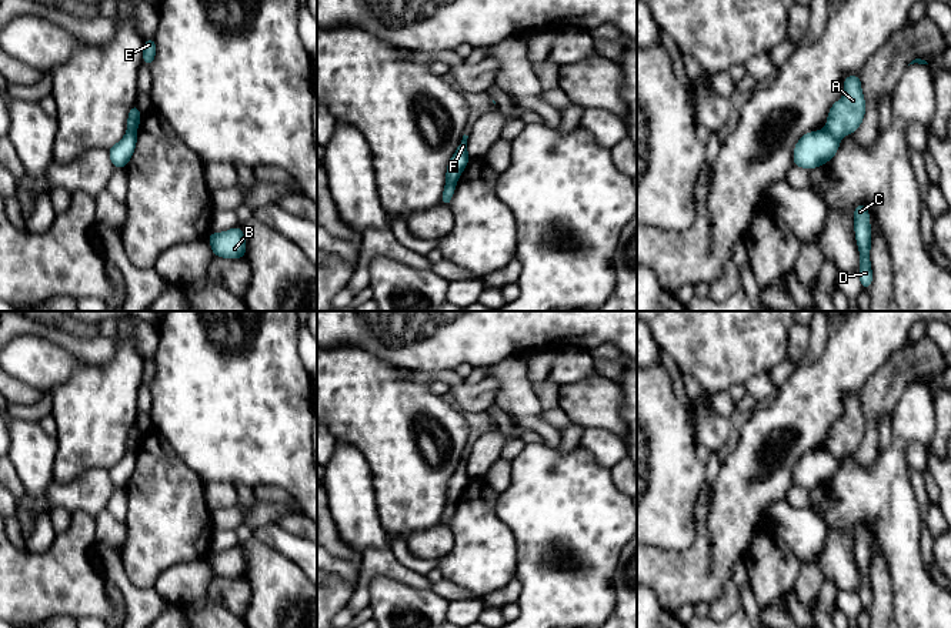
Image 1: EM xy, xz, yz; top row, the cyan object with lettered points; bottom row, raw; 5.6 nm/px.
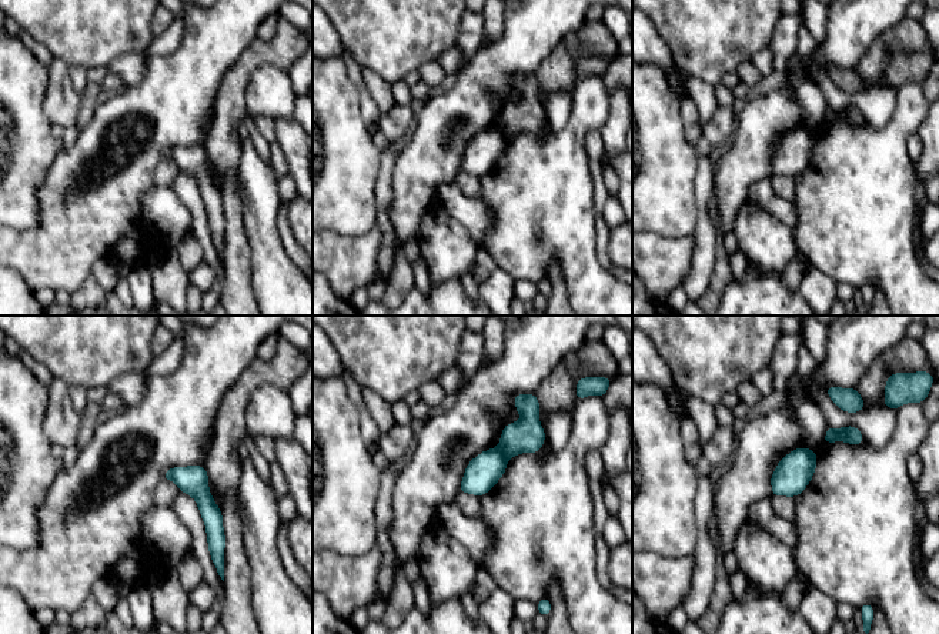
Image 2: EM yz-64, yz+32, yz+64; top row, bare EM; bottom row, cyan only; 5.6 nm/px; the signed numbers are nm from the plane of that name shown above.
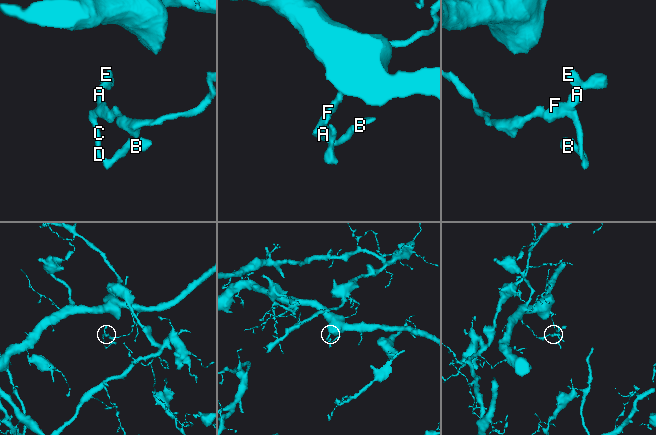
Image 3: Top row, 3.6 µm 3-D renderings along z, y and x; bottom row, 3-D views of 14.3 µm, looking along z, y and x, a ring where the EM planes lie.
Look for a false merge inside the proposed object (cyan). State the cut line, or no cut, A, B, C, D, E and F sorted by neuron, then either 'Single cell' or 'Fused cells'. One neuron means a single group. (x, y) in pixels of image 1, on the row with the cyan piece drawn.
Split along yz (826, 129), (838, 140). Groups: A E / B C D F. Fused cells

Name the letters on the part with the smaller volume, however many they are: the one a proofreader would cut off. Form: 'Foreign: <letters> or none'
Foreign: A, E

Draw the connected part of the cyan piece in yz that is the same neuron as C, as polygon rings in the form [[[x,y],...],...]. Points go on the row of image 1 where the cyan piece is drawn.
[[[864,204],[855,206],[854,230],[861,261],[858,277],[861,280],[862,288],[868,290],[872,284],[872,270],[870,263],[871,226],[870,226],[870,213]]]

